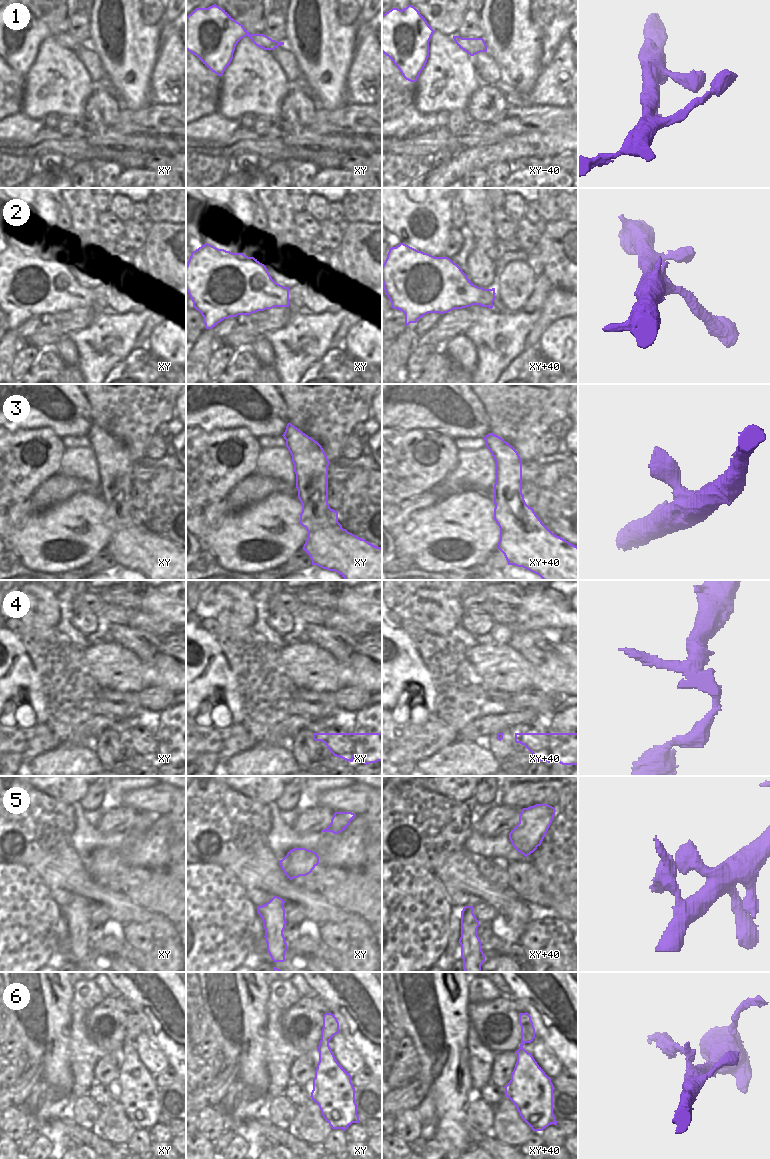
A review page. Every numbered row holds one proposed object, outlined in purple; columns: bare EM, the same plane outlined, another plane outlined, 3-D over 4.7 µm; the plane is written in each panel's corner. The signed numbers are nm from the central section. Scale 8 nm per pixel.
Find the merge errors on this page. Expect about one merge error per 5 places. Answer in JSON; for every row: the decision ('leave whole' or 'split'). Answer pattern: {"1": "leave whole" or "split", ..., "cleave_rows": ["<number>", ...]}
{"1": "leave whole", "2": "leave whole", "3": "leave whole", "4": "leave whole", "5": "leave whole", "6": "split", "cleave_rows": ["6"]}

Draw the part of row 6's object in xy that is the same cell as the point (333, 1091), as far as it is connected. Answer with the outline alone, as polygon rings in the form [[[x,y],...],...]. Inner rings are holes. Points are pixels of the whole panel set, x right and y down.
[[[326,1039],[319,1053],[310,1097],[332,1129],[345,1131],[352,1123],[360,1123],[351,1075],[337,1062]]]

